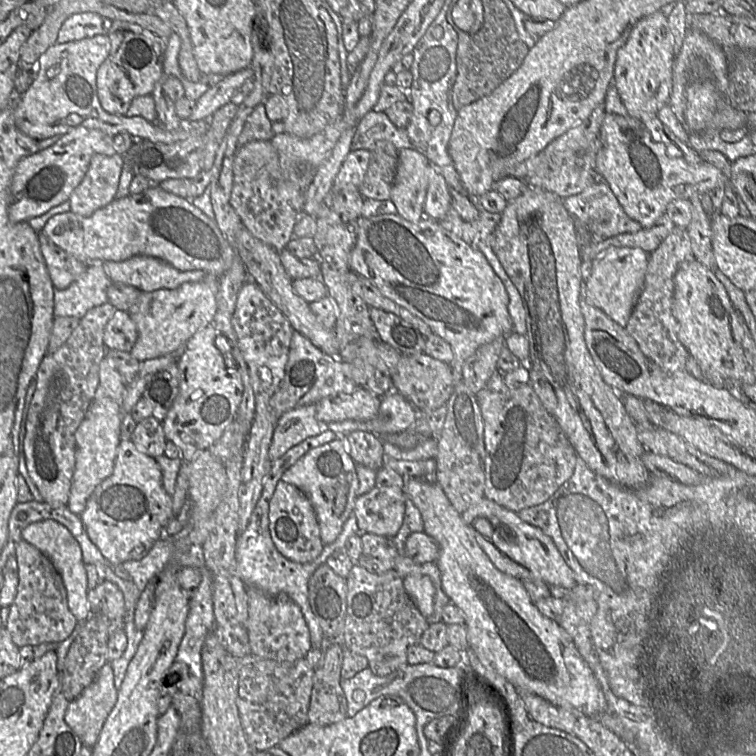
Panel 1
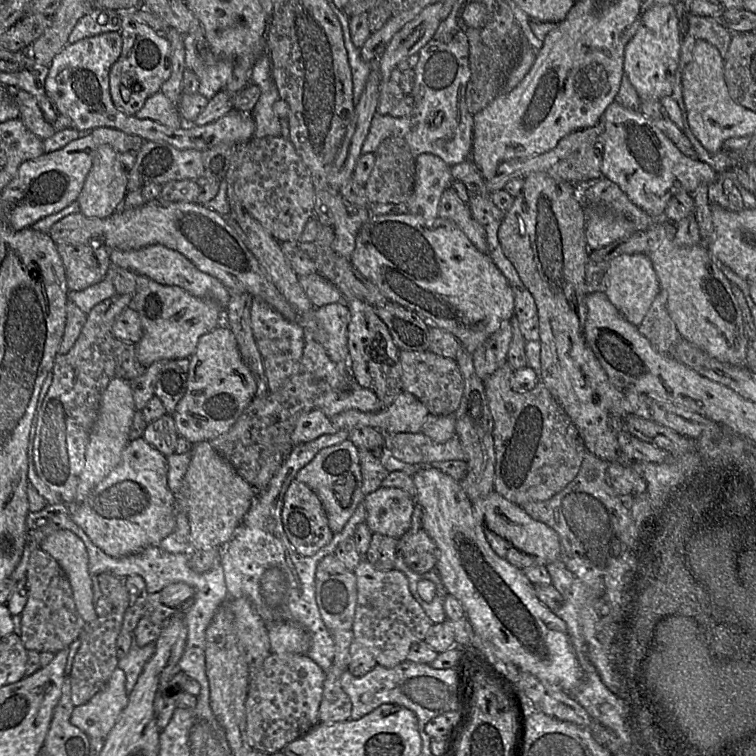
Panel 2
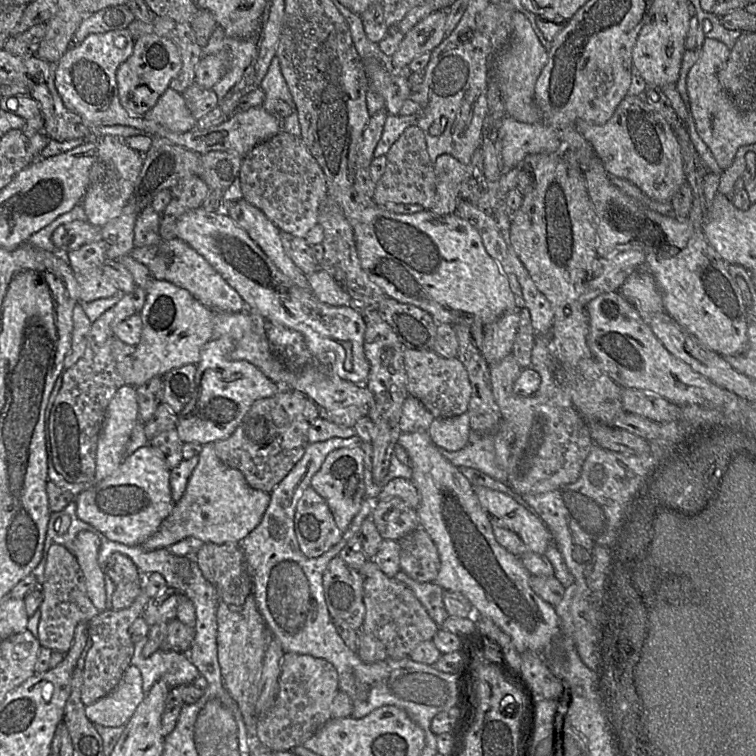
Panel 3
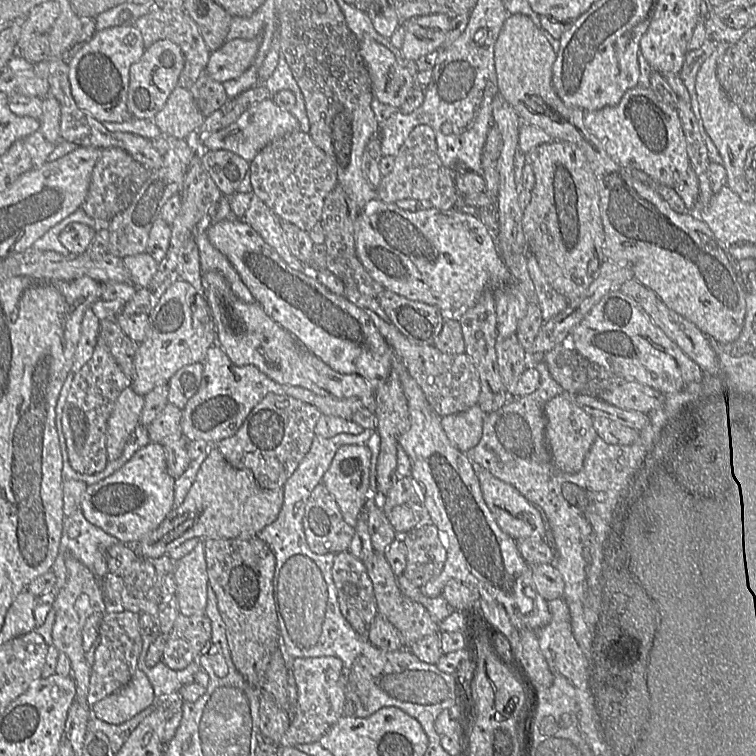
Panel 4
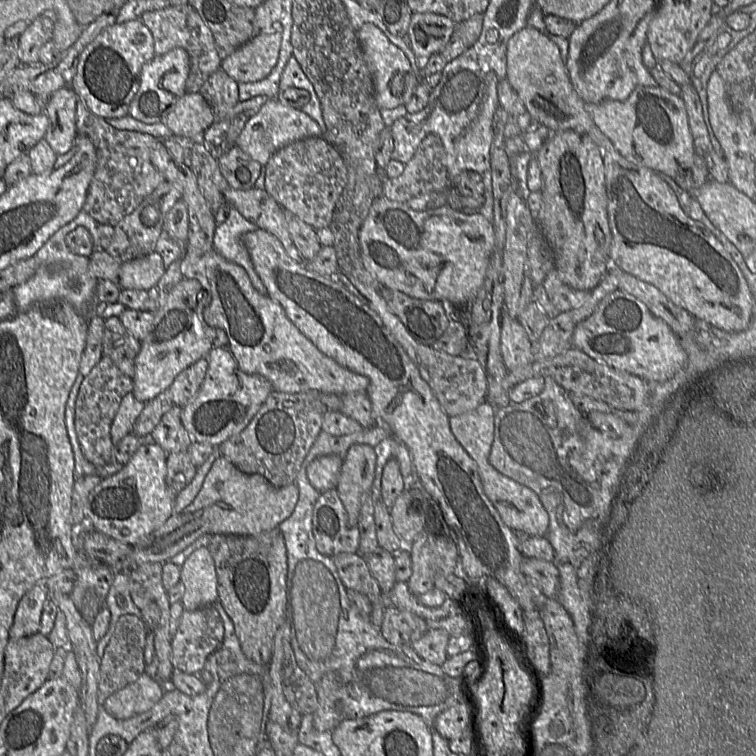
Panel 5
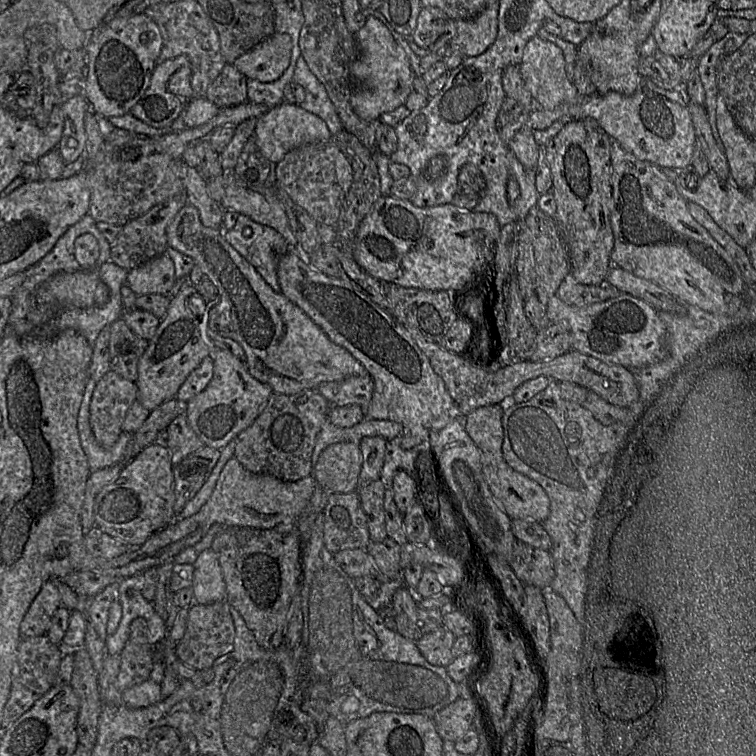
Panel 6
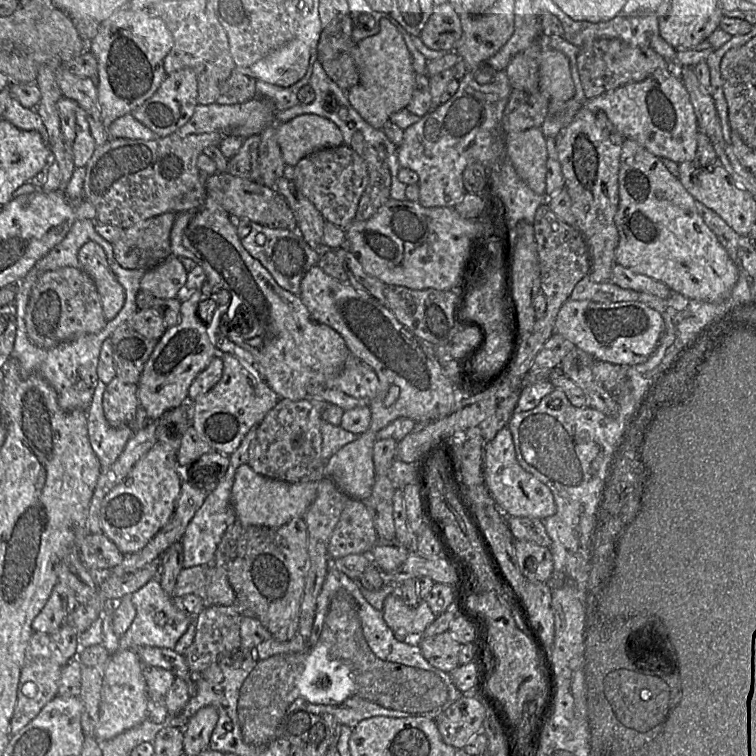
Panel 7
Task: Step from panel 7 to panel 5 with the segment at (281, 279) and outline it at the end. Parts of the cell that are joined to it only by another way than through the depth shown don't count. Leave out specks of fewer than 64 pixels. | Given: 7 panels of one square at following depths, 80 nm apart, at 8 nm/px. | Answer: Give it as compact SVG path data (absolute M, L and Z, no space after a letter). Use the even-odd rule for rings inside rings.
M226 204L228 216L225 222L217 225L213 237L213 248L221 256L247 272L254 288L266 294L266 288L254 270L248 250L242 242L242 236L259 229L255 224L244 218L237 209Z

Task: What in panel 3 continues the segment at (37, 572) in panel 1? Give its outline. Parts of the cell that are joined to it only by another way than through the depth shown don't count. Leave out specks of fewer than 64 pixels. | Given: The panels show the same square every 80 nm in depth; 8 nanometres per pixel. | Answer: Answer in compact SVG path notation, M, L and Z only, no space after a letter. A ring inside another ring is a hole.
M51 544L46 549L43 561L43 600L28 621L27 629L39 640L44 648L66 654L73 645L79 627L97 616L100 611L87 595L83 572L68 548L61 544Z

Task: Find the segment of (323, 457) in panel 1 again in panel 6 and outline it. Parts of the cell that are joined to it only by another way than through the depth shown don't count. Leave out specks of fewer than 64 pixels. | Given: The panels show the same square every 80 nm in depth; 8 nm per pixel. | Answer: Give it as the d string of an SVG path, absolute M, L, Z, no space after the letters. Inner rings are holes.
M366 437L359 445L363 459L360 472L361 486L380 479L387 441L381 437Z

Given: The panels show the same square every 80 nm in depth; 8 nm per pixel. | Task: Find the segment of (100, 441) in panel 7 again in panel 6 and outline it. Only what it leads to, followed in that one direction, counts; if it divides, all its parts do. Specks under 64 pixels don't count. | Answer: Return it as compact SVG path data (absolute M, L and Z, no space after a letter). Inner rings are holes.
M87 379L77 422L81 446L87 456L91 472L104 470L118 463L125 463L127 447L134 435L122 433L119 440L110 448L104 448L98 444L89 423L89 405L96 383Z

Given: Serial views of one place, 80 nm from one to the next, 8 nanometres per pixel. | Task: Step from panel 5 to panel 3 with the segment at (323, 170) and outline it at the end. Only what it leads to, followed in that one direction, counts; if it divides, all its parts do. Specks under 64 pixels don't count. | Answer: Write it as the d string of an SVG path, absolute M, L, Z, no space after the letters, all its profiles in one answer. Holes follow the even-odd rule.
M281 131L256 145L242 157L238 180L242 198L260 209L280 231L305 238L318 223L320 203L327 197L326 178L299 136Z

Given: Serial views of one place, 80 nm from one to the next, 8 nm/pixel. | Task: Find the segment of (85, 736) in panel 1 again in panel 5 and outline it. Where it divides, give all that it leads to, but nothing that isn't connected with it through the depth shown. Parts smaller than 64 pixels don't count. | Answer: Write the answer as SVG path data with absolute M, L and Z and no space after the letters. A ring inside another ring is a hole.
M148 674L109 696L102 707L112 717L125 720L152 709L163 697L164 688Z

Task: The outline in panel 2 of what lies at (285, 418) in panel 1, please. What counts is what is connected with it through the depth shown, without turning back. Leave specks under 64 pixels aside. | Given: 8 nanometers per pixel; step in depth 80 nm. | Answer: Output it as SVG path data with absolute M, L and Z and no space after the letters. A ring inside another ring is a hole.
M312 409L301 415L291 439L295 446L311 442L322 435L335 434L340 431L321 410Z

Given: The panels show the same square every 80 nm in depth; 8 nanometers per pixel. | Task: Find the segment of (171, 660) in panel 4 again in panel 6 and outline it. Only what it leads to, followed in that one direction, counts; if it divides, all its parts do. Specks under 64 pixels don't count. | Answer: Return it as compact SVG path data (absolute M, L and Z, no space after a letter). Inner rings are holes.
M227 602L193 604L188 609L184 636L175 648L176 657L188 667L204 671L212 667L219 657L233 652L236 633L231 610L232 607Z

